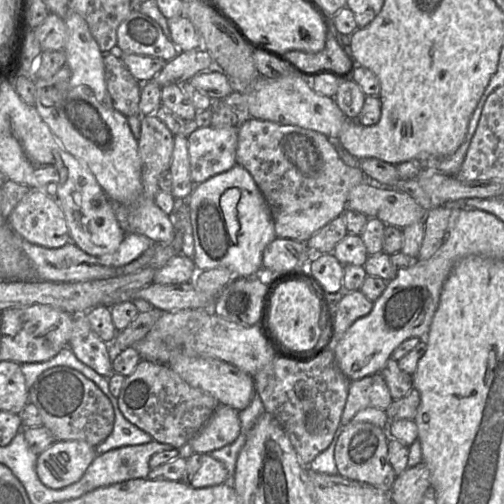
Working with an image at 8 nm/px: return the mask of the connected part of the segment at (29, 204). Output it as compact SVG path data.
M31 189L7 218L21 238L46 248L60 248L71 241L60 206L50 197Z

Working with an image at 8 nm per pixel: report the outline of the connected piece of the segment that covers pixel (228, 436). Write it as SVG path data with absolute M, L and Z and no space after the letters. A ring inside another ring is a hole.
M219 404L206 425L190 440L190 444L196 453L210 453L233 443L240 431L239 411Z

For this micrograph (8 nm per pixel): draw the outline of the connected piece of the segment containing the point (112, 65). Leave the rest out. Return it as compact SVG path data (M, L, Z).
M118 50L104 54L104 71L106 93L103 103L126 117L139 115L142 83L131 74Z

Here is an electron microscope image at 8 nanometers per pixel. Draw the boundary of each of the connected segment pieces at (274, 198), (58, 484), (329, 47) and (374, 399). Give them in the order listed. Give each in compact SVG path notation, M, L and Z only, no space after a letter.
M246 117L238 126L236 163L253 177L269 205L278 238L306 242L330 221L342 215L345 209L358 211L368 218L377 218L385 225L403 229L423 222L428 211L409 195L392 190L390 186L371 182L360 167L344 164L336 151L336 143L327 136L295 125L283 125L271 121Z
M55 441L38 455L36 472L40 481L48 488L62 489L79 481L96 456L95 447L84 441Z
M327 32L326 45L322 51L318 53L306 53L292 50L285 53L285 55L288 57L294 56L292 57L293 62L307 71L328 69L342 74L348 70L352 62L352 57L349 57L343 51L336 37L331 32Z
M380 373L351 381L341 425L350 423L355 414L365 408L377 408L385 411L392 401L389 388Z

